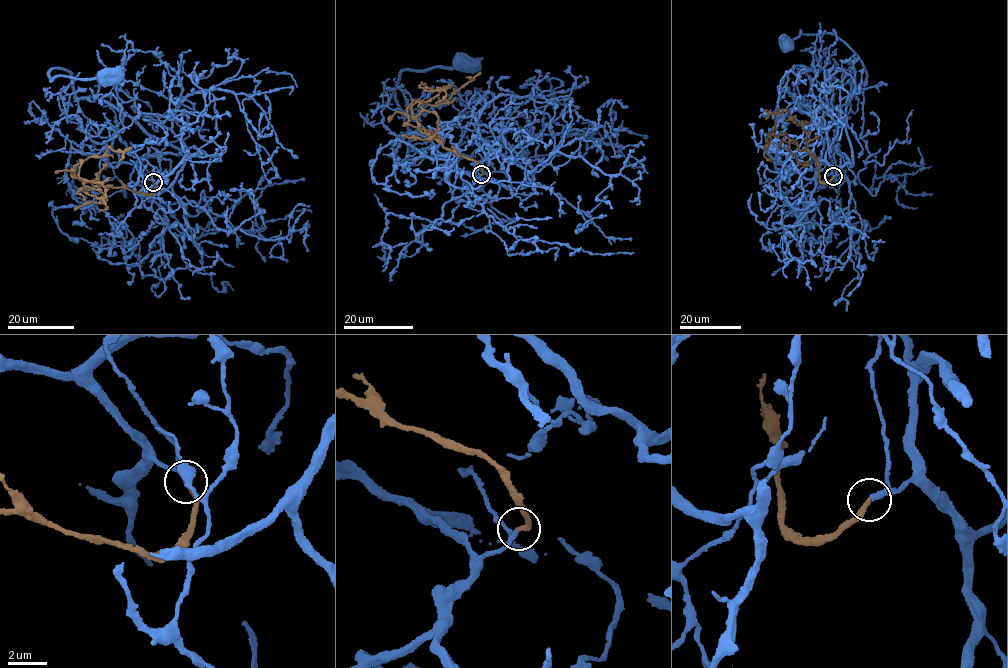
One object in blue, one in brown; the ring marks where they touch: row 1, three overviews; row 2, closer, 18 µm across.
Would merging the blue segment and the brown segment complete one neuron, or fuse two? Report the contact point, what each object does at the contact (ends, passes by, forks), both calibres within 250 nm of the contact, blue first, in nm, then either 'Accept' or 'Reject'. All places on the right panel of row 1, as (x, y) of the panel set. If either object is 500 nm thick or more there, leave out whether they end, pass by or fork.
Place: (833, 176). At the ring blue passes by. At the ring brown ends. Thickness 160 nm (blue) against 240 nm. Accept

